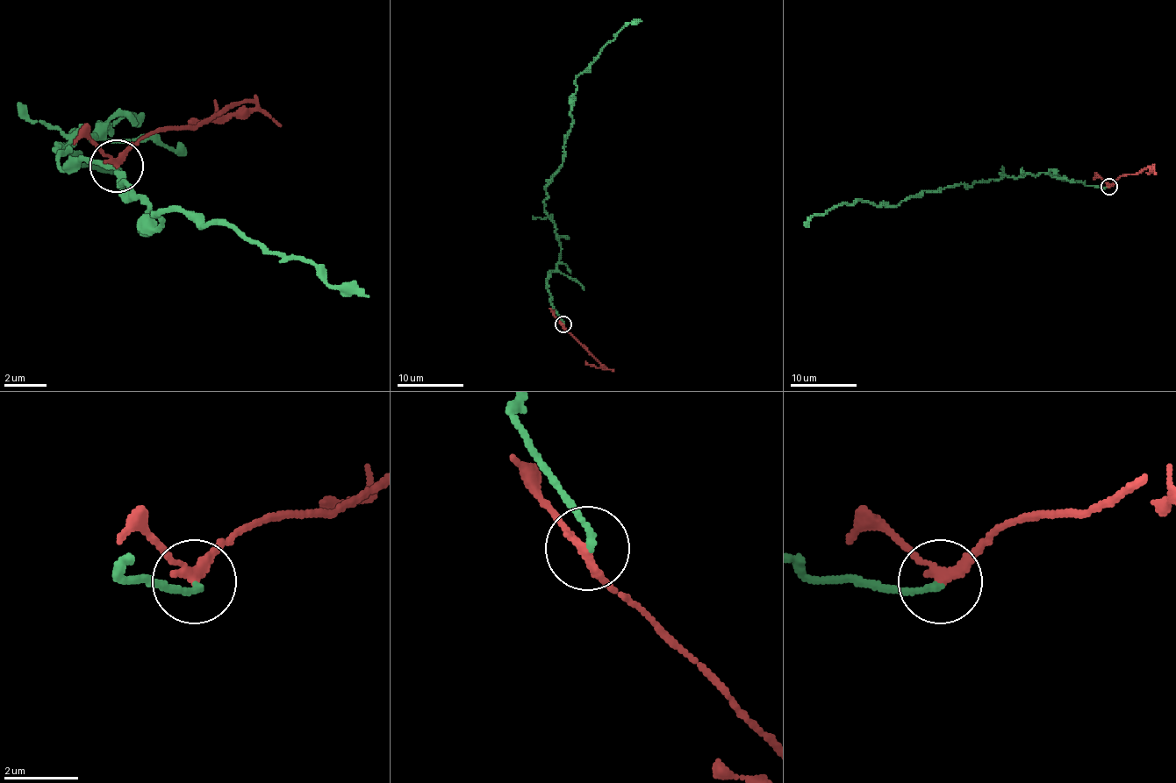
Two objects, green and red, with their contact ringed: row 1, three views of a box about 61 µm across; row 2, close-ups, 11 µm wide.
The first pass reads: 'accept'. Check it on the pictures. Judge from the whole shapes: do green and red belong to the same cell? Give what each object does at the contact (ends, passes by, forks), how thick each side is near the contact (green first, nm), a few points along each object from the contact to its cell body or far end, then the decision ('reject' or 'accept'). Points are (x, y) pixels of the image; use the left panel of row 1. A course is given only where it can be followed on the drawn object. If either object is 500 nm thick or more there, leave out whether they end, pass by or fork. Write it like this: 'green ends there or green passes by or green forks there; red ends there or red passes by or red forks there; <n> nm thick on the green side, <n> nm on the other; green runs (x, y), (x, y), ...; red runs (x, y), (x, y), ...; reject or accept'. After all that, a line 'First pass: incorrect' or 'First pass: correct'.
green ends there; red passes by; 180 nm thick on the green side, 220 nm on the other; green runs (115, 165), (68, 148), (104, 122), (56, 143), (120, 175), (141, 228), (226, 223), (370, 297); red runs (115, 165), (146, 132), (200, 127), (238, 106), (190, 122); reject
First pass: incorrect

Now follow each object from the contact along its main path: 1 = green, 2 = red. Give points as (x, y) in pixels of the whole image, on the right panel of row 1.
1: (1107, 186), (1021, 174), (924, 190), (896, 205), (840, 203), (815, 214), (806, 227)
2: (1109, 186), (1121, 175), (1137, 174), (1150, 167), (1150, 171), (1146, 173)

